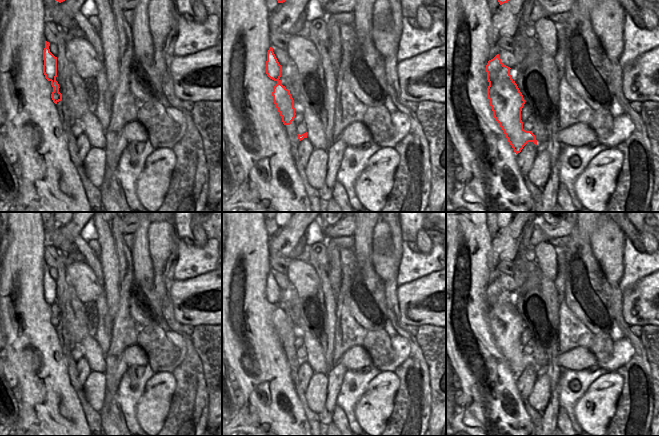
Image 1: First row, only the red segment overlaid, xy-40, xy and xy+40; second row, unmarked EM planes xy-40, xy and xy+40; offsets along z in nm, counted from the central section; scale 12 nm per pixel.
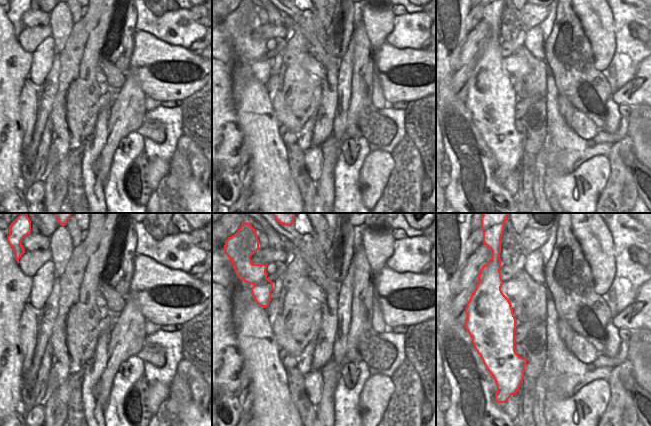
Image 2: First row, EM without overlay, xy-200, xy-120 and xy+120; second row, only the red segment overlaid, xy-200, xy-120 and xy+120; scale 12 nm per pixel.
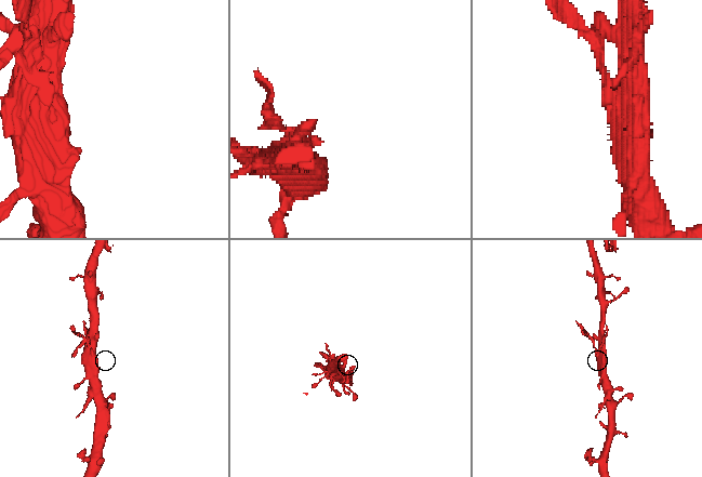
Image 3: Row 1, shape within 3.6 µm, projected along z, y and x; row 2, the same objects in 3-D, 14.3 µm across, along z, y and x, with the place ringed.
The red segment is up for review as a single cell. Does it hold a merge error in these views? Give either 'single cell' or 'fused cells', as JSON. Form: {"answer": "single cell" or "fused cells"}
{"answer": "fused cells"}

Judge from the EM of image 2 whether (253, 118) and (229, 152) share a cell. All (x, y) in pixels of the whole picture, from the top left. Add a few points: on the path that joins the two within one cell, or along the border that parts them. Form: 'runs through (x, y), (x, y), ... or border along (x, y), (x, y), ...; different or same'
border along (236, 111), (236, 122), (242, 135), (241, 145); different

